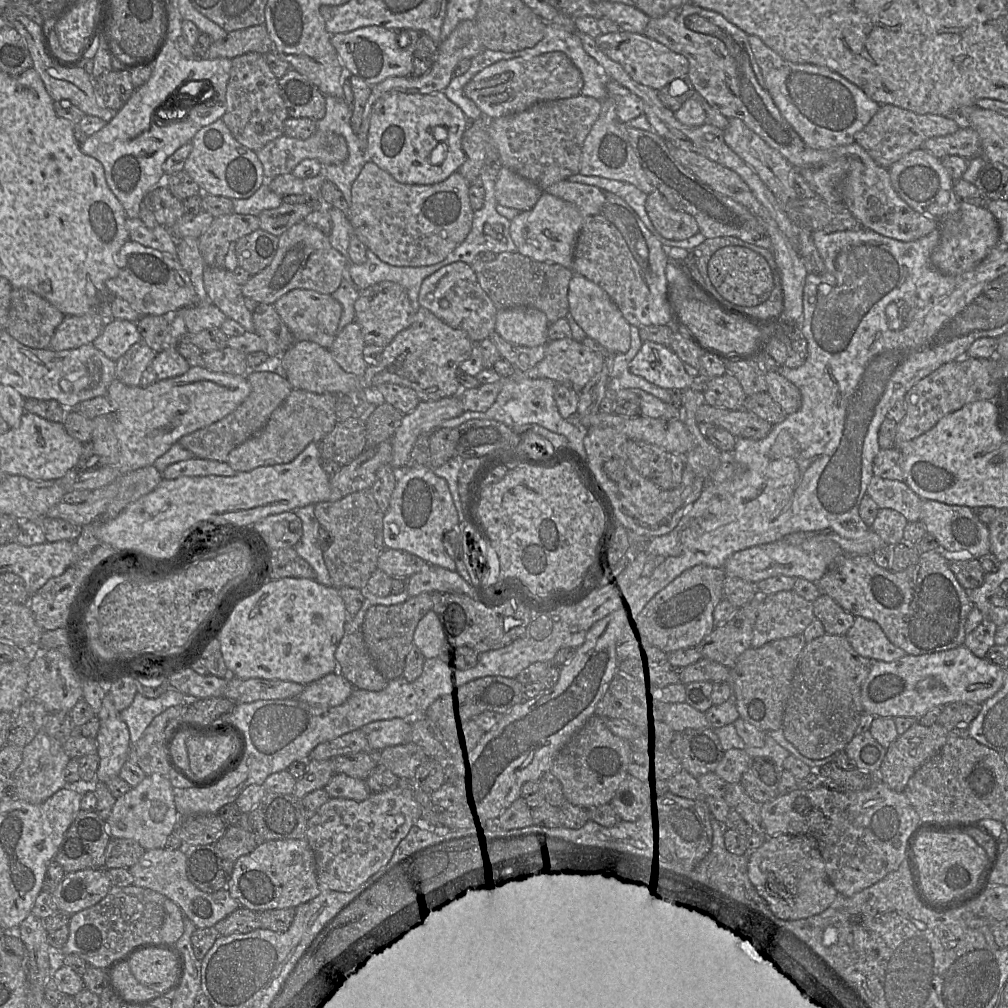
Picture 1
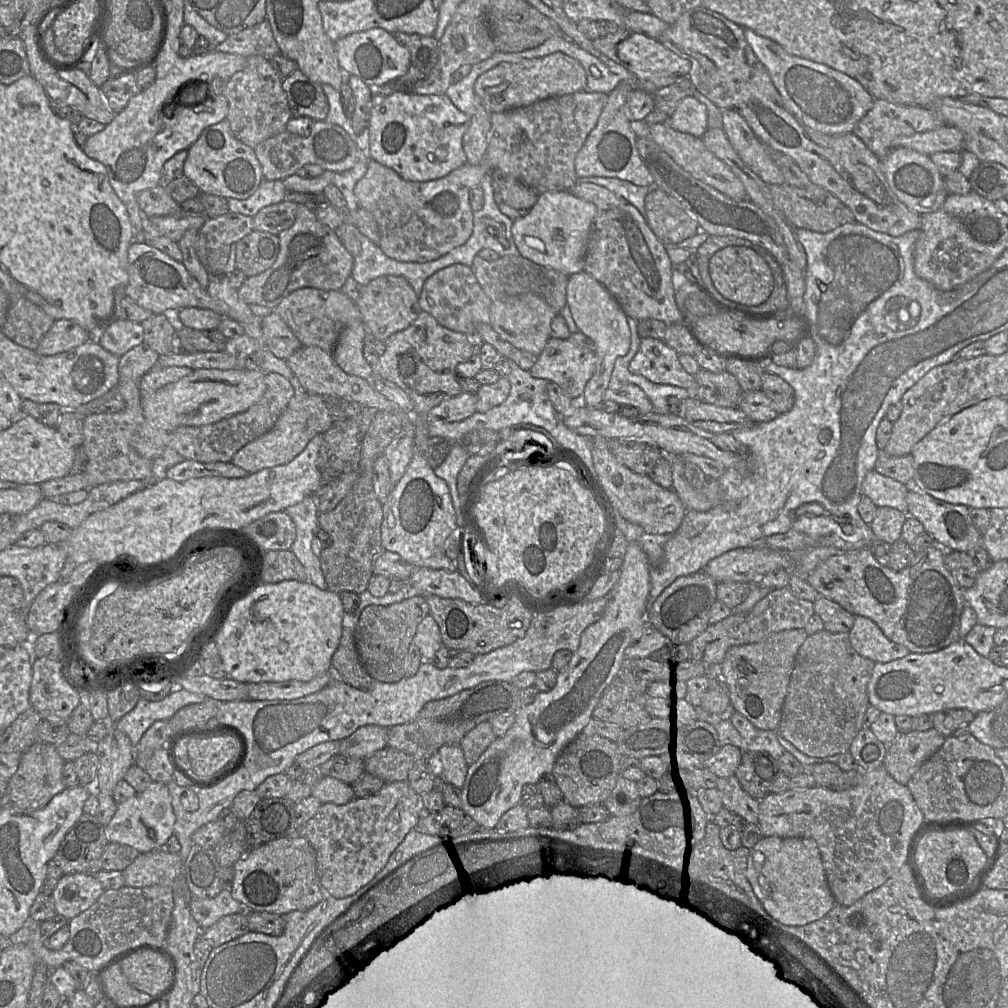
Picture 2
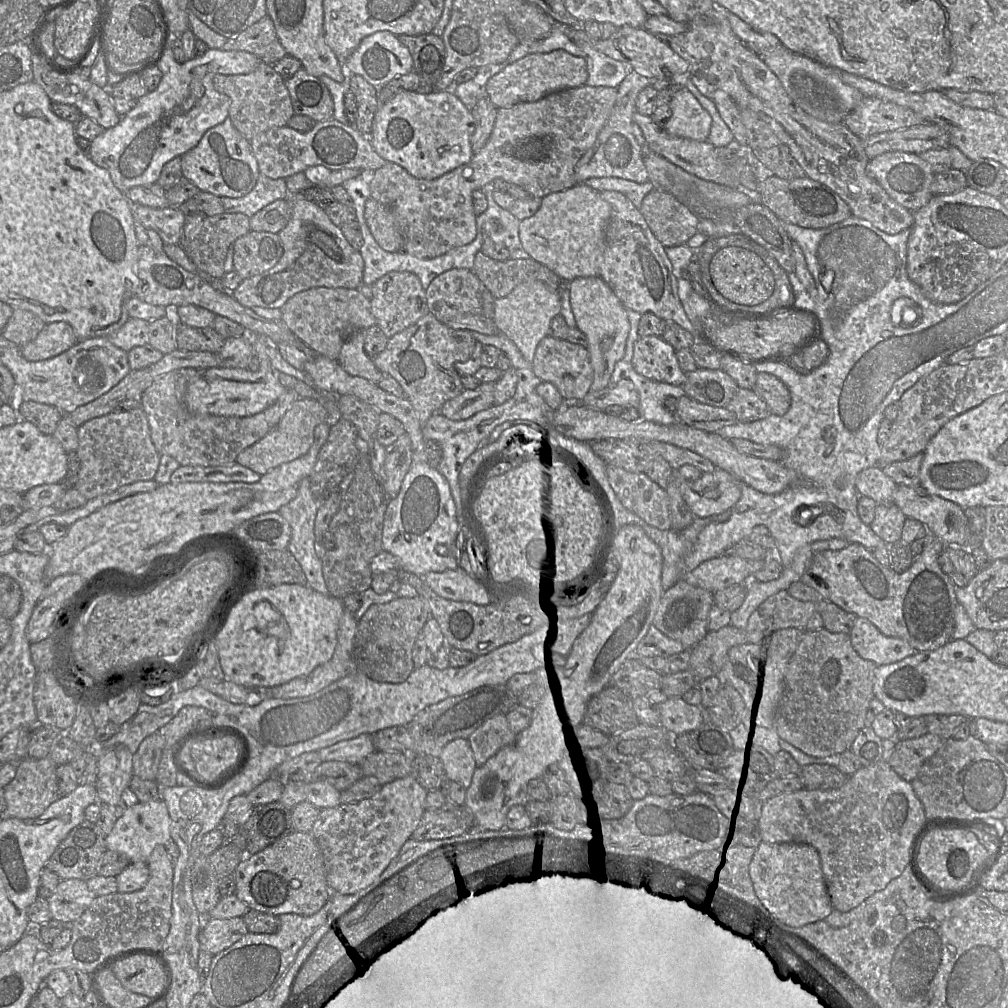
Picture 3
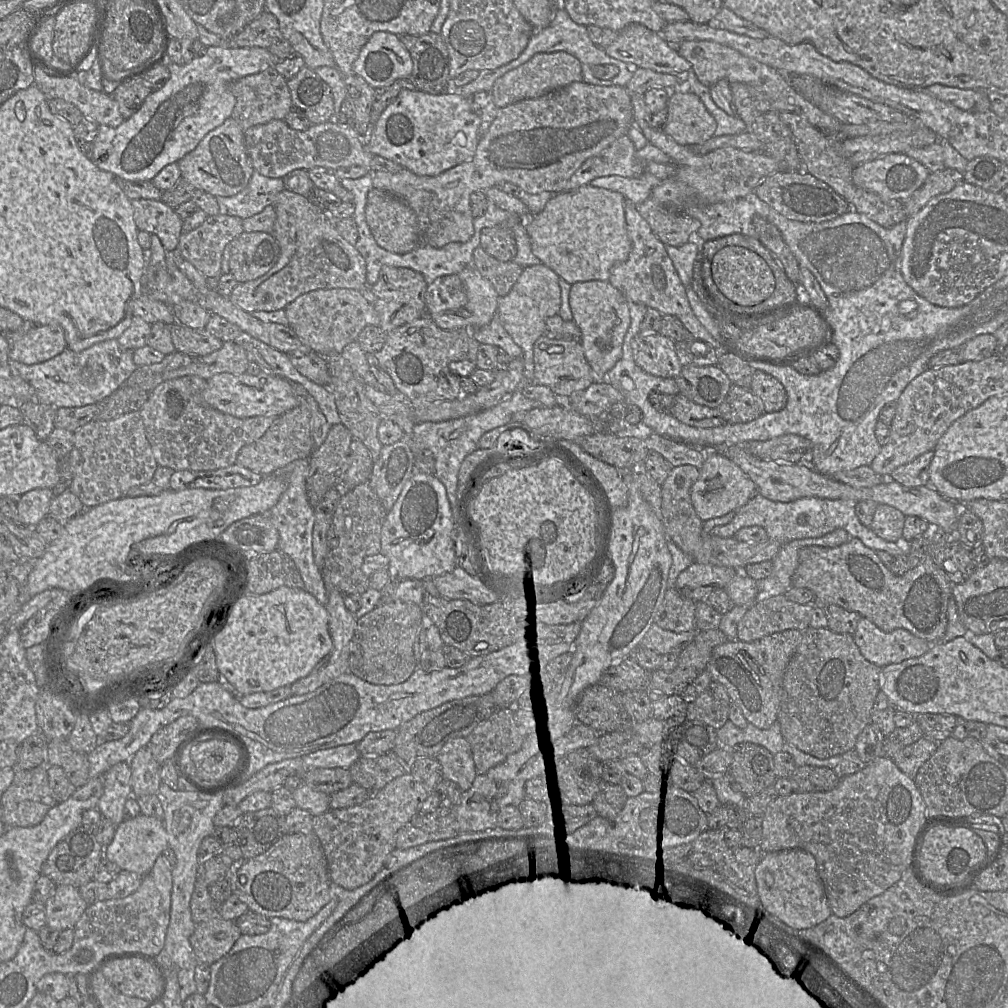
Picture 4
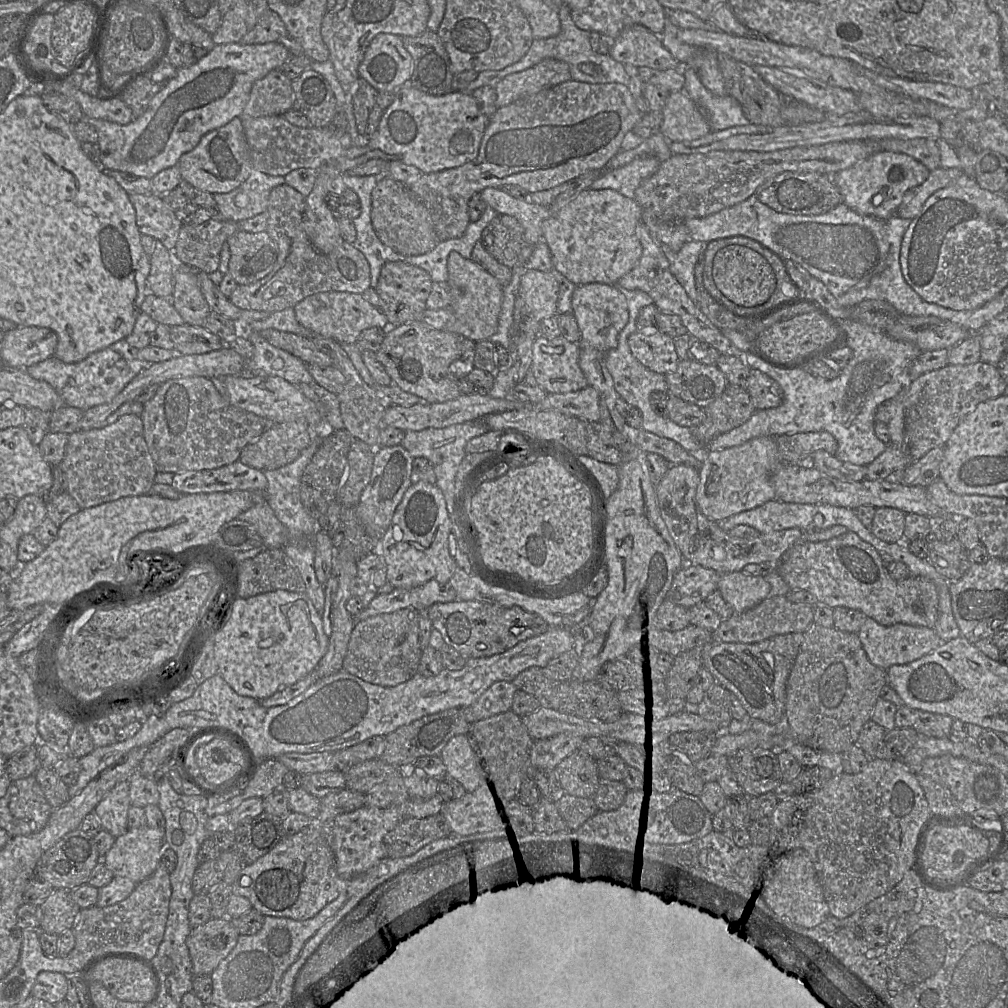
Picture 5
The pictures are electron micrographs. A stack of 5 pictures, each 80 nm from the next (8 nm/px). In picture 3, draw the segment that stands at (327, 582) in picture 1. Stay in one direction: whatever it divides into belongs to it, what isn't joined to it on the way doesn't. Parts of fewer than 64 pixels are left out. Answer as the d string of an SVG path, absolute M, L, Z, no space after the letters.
M305 477L299 484L295 498L282 506L278 512L291 527L291 539L287 550L300 564L307 579L307 586L323 595L329 595L322 572L322 552L316 549L314 522L317 511L317 498L311 492L310 478Z

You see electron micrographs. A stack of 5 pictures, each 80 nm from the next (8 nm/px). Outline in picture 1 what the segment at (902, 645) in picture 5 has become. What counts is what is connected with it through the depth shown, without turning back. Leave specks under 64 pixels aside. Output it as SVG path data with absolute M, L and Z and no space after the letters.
M863 616L854 617L846 637L858 654L872 661L891 662L907 654L888 639L879 623Z

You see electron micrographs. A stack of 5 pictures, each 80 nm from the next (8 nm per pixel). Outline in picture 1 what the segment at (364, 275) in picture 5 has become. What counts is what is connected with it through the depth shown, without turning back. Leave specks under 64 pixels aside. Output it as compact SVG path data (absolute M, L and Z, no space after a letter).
M298 222L279 236L278 249L271 263L250 277L242 286L245 298L273 305L293 289L308 289L331 295L340 286L348 258L336 250L329 236L318 228Z

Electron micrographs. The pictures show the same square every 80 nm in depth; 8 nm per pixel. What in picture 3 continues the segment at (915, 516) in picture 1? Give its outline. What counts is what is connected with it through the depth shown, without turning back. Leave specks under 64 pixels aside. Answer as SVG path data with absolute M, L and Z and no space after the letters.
M880 466L859 473L855 486L860 496L868 497L879 505L894 505L893 493L898 485L884 474Z

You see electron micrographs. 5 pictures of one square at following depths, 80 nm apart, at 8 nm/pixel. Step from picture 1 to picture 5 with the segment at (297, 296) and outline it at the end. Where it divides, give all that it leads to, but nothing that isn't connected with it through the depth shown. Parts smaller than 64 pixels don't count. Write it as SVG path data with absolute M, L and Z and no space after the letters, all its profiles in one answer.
M344 291L320 292L306 297L294 306L297 321L314 336L337 341L339 344L356 343L362 331L371 327L389 329L386 315L372 305L363 294Z

